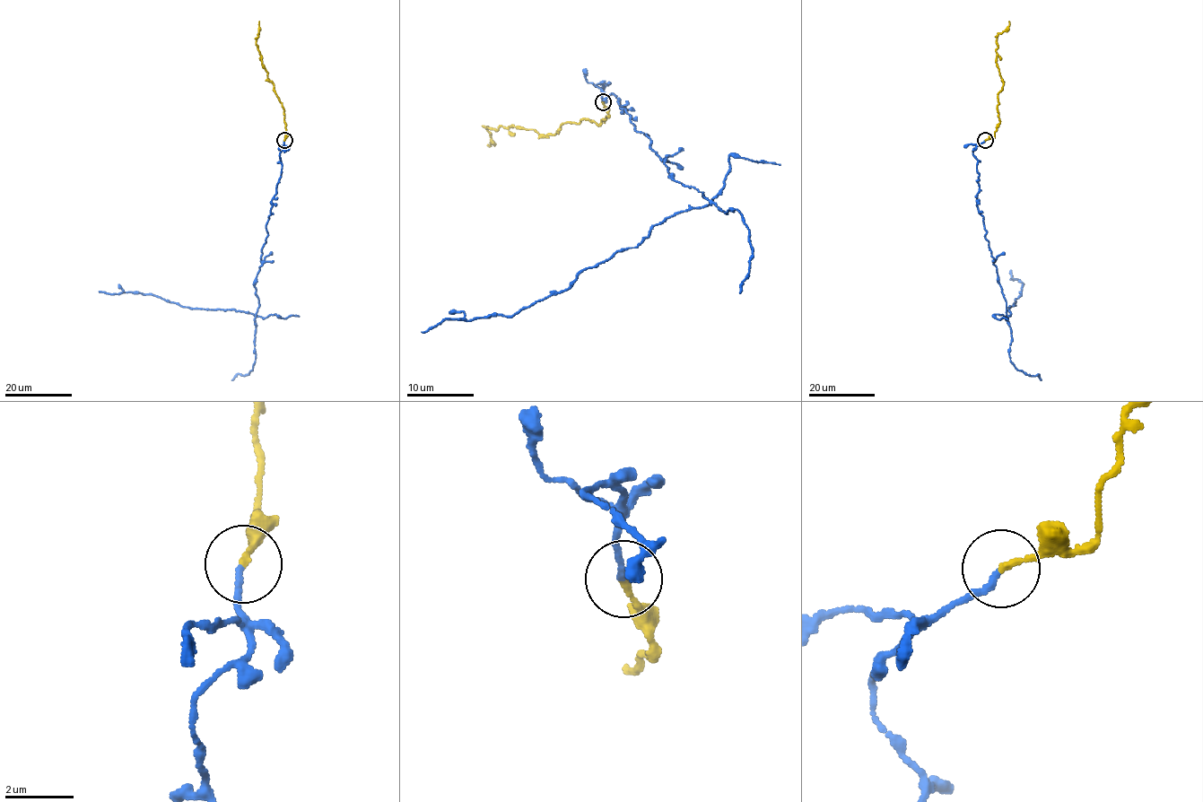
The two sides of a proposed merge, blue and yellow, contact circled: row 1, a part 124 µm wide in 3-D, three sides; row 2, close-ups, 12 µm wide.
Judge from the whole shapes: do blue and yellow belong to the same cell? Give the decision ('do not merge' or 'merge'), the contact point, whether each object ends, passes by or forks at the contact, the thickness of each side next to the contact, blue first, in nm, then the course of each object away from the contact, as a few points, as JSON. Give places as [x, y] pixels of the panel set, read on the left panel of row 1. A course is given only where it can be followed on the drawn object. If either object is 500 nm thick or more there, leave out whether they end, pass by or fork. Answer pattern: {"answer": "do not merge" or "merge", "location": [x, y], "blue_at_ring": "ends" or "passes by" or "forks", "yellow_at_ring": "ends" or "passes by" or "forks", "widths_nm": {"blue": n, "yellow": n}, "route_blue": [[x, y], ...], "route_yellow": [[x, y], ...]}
{"answer": "merge", "location": [284, 140], "blue_at_ring": "ends", "yellow_at_ring": "ends", "widths_nm": {"blue": 170, "yellow": 180}, "route_blue": [[284, 140], [280, 178], [254, 284], [258, 316], [233, 309], [192, 309], [154, 295], [99, 291]], "route_yellow": [[284, 140], [284, 109], [267, 78], [256, 44], [259, 21]]}

